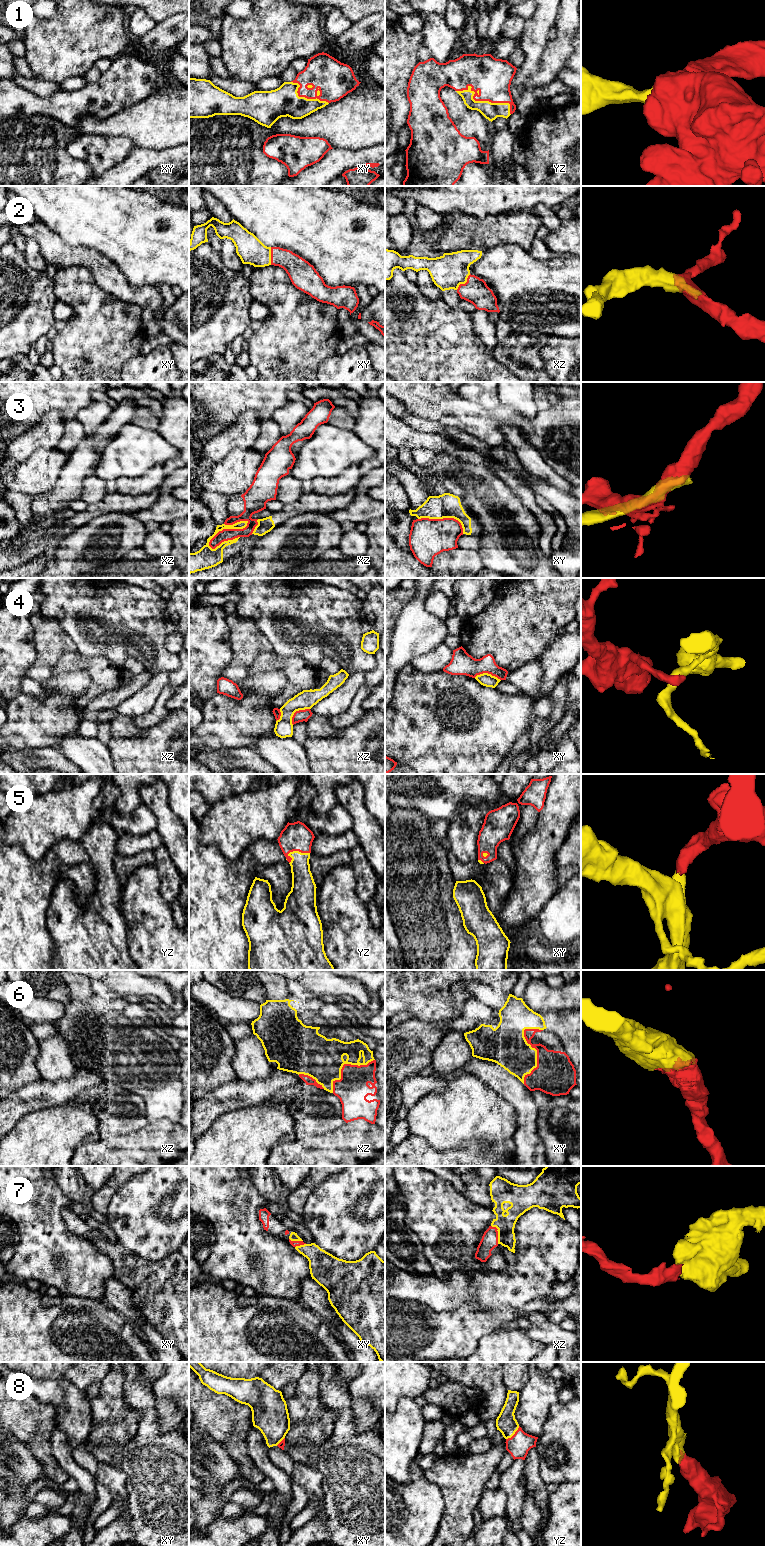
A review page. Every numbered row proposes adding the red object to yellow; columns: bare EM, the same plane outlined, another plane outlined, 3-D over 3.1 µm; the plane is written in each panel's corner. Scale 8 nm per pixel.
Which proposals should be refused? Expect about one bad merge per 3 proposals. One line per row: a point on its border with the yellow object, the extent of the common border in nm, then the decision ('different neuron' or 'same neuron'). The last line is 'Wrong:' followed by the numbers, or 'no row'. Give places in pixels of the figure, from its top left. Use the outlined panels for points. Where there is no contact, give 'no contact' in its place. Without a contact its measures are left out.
1: meets yellow in yz at (483, 101); contact 480 nm long; same neuron
2: meets yellow in xz at (464, 283); contact 170 nm long; same neuron
3: meets yellow in xz at (227, 528); contact 380 nm long; different neuron
4: meets yellow in xz at (296, 710); contact 200 nm long; different neuron
5: meets yellow in yz at (294, 851); contact 190 nm long; same neuron
6: meets yellow in xy at (534, 1048); contact 460 nm long; same neuron
7: meets yellow in xz at (498, 1233); contact 160 nm long; same neuron
8: meets yellow in yz at (513, 1434); contact 160 nm long; same neuron
Wrong: 3, 4

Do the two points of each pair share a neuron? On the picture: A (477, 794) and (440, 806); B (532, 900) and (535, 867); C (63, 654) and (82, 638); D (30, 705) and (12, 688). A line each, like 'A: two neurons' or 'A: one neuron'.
A: one neuron
B: one neuron
C: two neurons
D: two neurons

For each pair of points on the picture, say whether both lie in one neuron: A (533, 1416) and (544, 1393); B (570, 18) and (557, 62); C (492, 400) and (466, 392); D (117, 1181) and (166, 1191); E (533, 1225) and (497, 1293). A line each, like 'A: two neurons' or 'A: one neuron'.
A: one neuron
B: one neuron
C: one neuron
D: two neurons
E: one neuron

